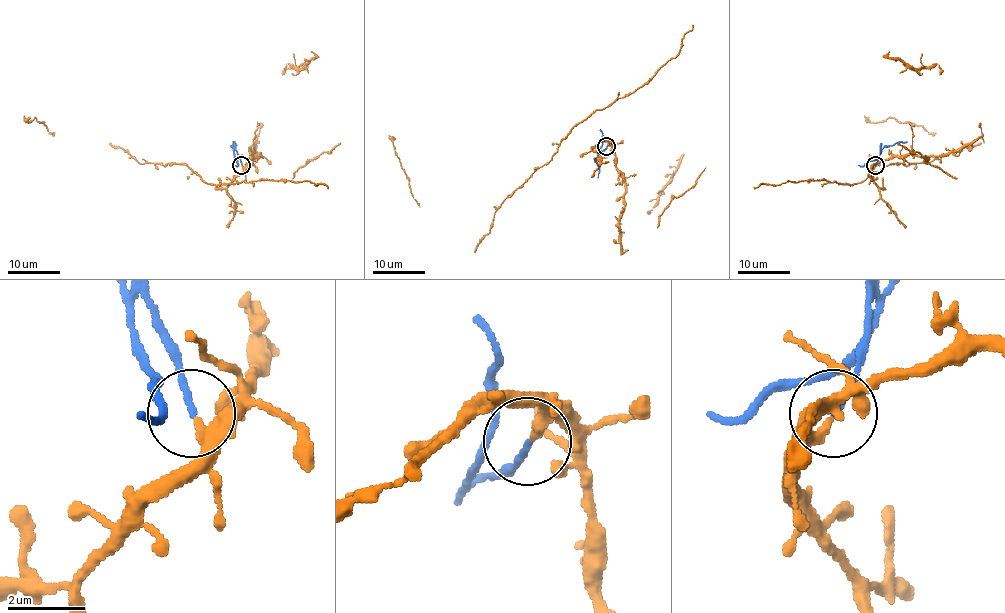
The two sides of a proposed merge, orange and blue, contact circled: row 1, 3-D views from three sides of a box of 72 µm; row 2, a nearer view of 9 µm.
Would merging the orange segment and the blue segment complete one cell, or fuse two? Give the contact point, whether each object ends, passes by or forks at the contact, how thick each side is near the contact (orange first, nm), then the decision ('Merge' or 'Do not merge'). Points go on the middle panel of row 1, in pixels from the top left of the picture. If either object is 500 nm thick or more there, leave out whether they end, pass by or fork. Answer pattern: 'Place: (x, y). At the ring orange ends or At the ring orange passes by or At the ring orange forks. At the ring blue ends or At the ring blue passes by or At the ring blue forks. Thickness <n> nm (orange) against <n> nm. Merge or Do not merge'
Place: (606, 146). At the ring orange ends. At the ring blue ends. Thickness 280 nm (orange) against 160 nm. Do not merge

